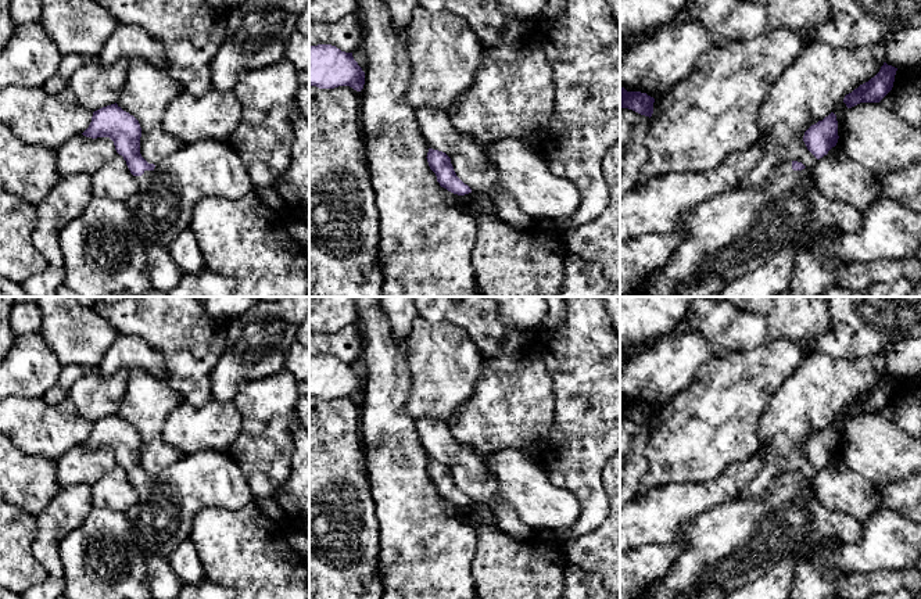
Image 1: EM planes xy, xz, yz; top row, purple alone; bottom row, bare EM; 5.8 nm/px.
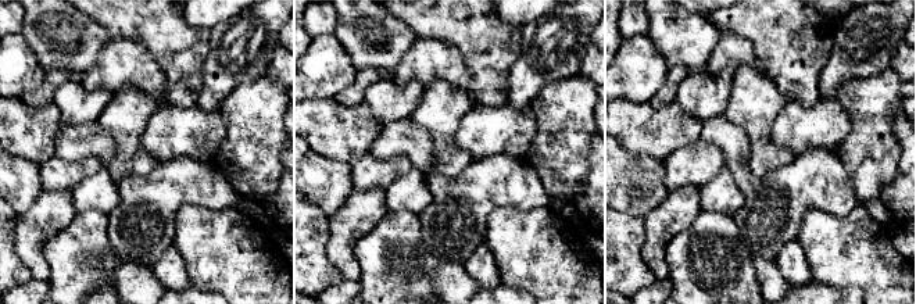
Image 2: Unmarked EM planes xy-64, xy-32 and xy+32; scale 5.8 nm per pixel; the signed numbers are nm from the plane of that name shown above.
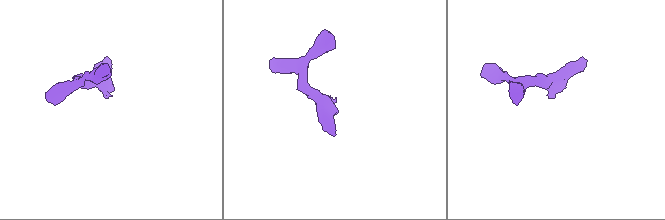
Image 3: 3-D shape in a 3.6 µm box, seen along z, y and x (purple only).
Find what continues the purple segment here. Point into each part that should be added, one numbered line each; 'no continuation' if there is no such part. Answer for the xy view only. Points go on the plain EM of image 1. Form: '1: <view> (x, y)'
1: xy (162, 516)

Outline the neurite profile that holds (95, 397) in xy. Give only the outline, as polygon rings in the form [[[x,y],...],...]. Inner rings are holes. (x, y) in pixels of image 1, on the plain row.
[[[86,370],[69,391],[69,399],[78,412],[94,423],[115,415],[128,387],[128,374],[117,372],[112,377],[101,377],[97,370]]]

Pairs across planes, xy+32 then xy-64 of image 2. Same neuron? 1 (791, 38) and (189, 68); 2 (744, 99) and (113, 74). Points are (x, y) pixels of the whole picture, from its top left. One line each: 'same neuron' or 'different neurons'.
1: same neuron
2: different neurons

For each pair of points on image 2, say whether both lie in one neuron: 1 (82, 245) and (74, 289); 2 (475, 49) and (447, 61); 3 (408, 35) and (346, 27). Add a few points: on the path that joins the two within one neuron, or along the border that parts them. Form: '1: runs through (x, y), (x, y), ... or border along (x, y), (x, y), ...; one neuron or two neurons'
1: runs through (79, 256), (74, 278); one neuron
2: border along (433, 39), (450, 43), (461, 54), (469, 86); two neurons
3: runs through (393, 35), (371, 35), (361, 27); one neuron

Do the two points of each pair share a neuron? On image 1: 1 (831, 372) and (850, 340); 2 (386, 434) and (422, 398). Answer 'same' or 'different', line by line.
1: different
2: different

